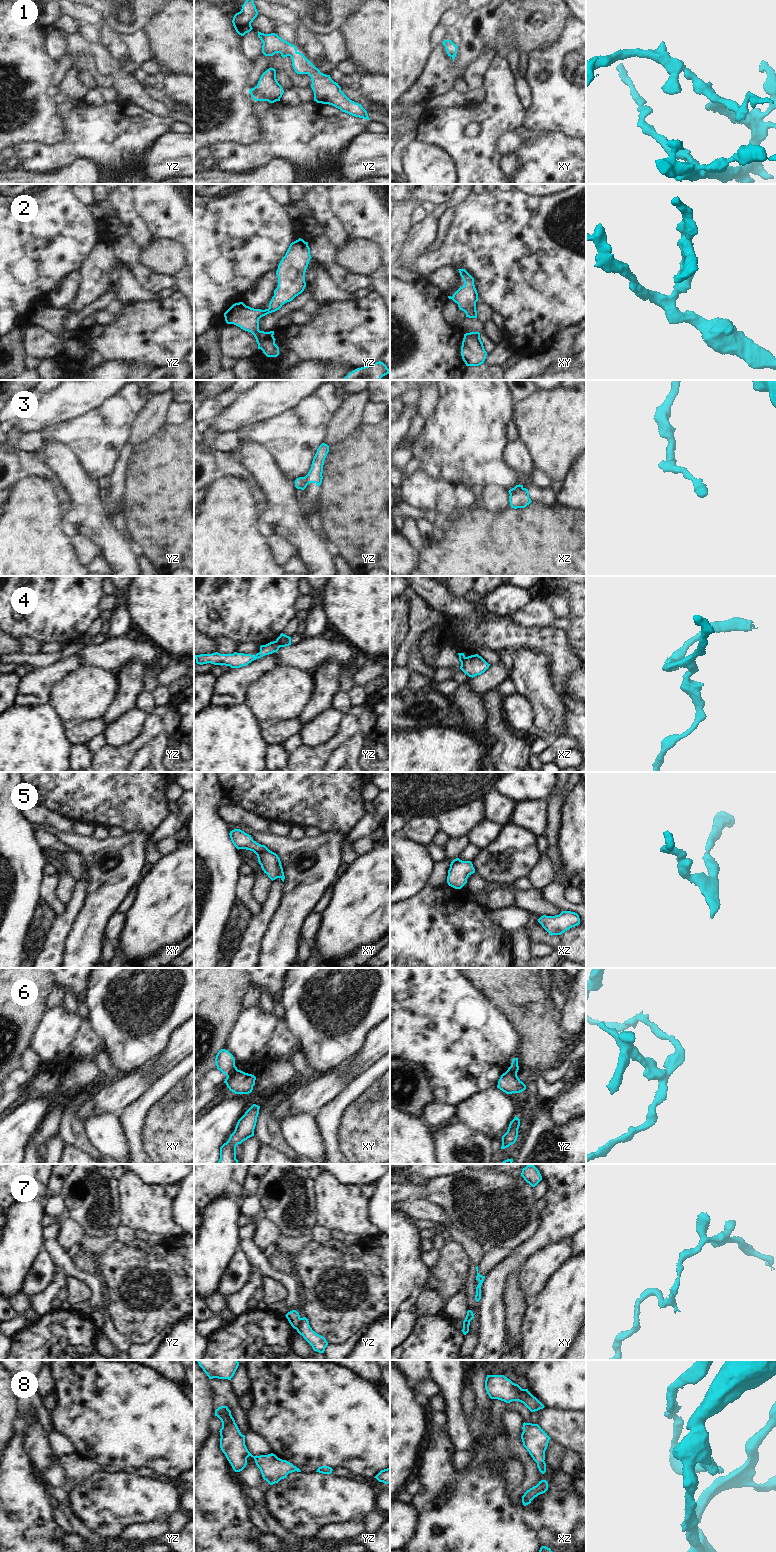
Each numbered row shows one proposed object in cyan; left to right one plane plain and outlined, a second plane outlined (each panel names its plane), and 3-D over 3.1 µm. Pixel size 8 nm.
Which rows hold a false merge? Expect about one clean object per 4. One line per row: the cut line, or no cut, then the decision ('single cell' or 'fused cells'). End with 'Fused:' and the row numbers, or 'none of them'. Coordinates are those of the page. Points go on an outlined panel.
1: no cut; single cell
2: no cut; single cell
3: cut in xz along (522, 487), (510, 494); fused cells
4: cut in yz along (274, 641), (280, 646); fused cells
5: cut in xy along (268, 849), (256, 854); fused cells
6: cut in xy along (237, 1069), (234, 1073), (227, 1076); fused cells
7: cut in yz along (300, 1318), (300, 1323), (296, 1329); fused cells
8: no cut; single cell
Fused: 3, 4, 5, 6, 7

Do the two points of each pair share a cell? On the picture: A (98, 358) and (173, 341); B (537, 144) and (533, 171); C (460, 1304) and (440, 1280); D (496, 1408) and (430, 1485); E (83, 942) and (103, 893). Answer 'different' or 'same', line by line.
A: same
B: same
C: different
D: different
E: same

